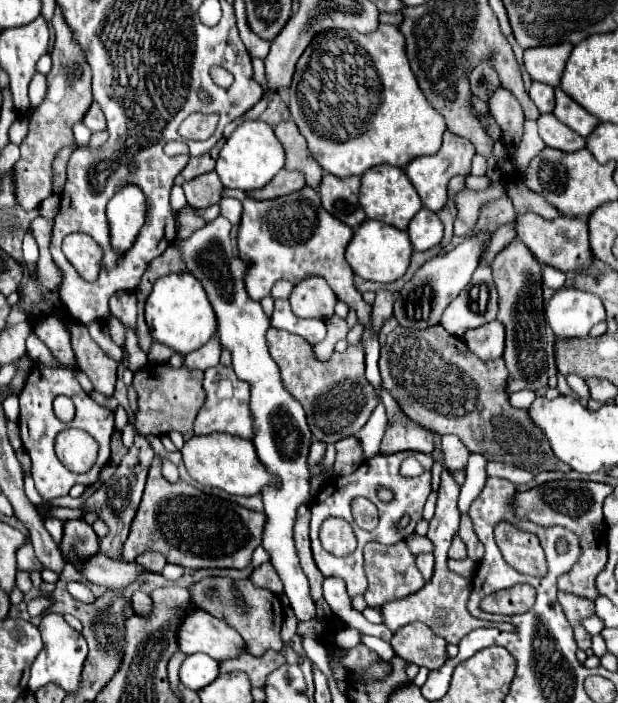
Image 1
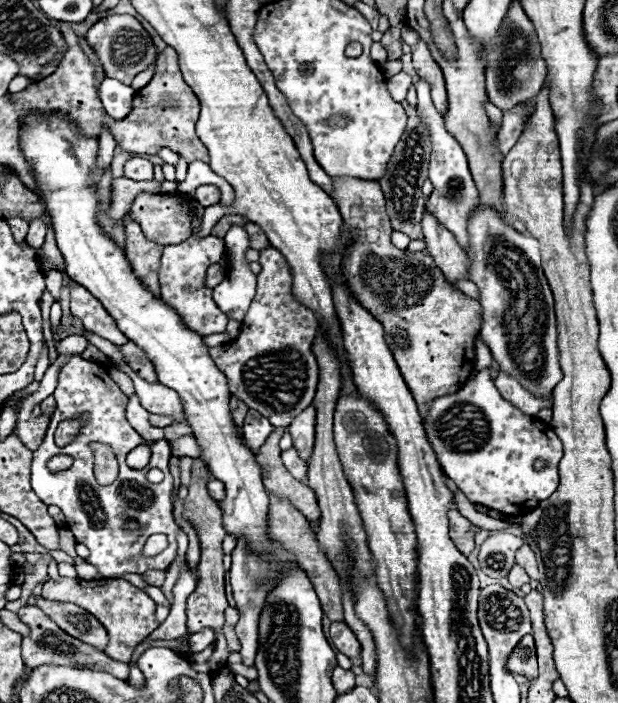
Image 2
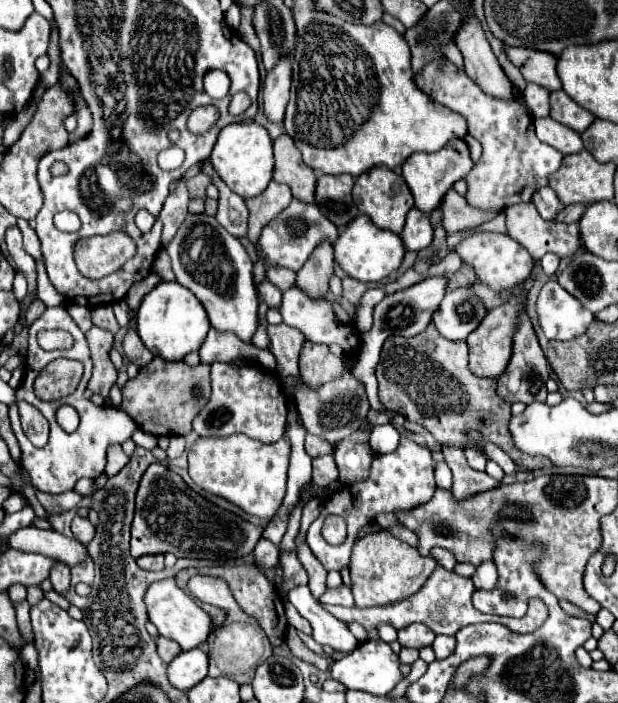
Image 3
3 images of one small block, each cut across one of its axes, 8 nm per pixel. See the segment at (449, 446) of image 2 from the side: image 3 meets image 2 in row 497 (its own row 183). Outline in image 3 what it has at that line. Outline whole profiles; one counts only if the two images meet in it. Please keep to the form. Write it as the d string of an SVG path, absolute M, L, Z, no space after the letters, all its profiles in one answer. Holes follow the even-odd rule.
M434 58L428 62L422 72L414 76L414 82L434 102L460 112L468 122L470 136L482 144L480 160L464 178L468 184L464 198L470 200L470 206L498 214L508 206L532 202L532 194L548 186L550 174L562 166L564 154L536 138L532 116L524 108L520 94L514 94L510 102L502 102L502 98L490 98L490 94L482 94L482 88L466 74L464 68L456 66L448 58Z

